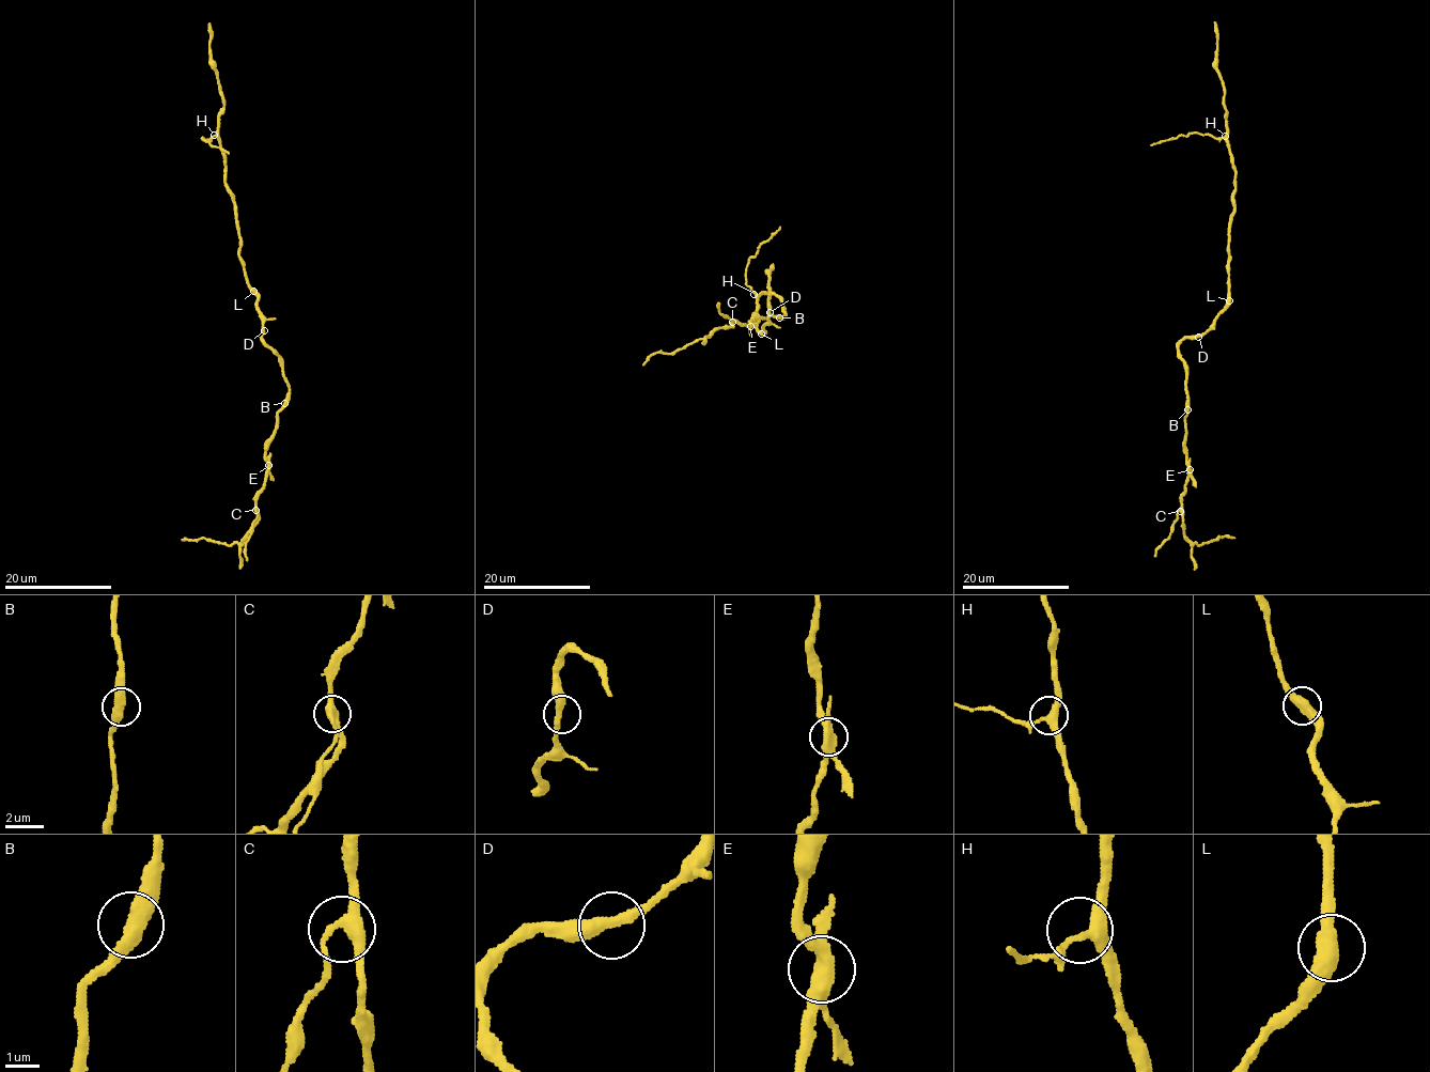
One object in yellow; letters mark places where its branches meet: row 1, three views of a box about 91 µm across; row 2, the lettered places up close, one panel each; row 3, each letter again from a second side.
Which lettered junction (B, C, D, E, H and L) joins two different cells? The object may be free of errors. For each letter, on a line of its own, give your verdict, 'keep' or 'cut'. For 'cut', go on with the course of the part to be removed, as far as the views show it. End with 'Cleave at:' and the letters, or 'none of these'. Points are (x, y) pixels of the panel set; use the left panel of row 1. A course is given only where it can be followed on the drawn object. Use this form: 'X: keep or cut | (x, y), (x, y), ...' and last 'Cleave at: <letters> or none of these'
B: keep
C: keep
D: keep
E: cut | (268, 464), (273, 481)
H: keep
L: keep
Cleave at: E

